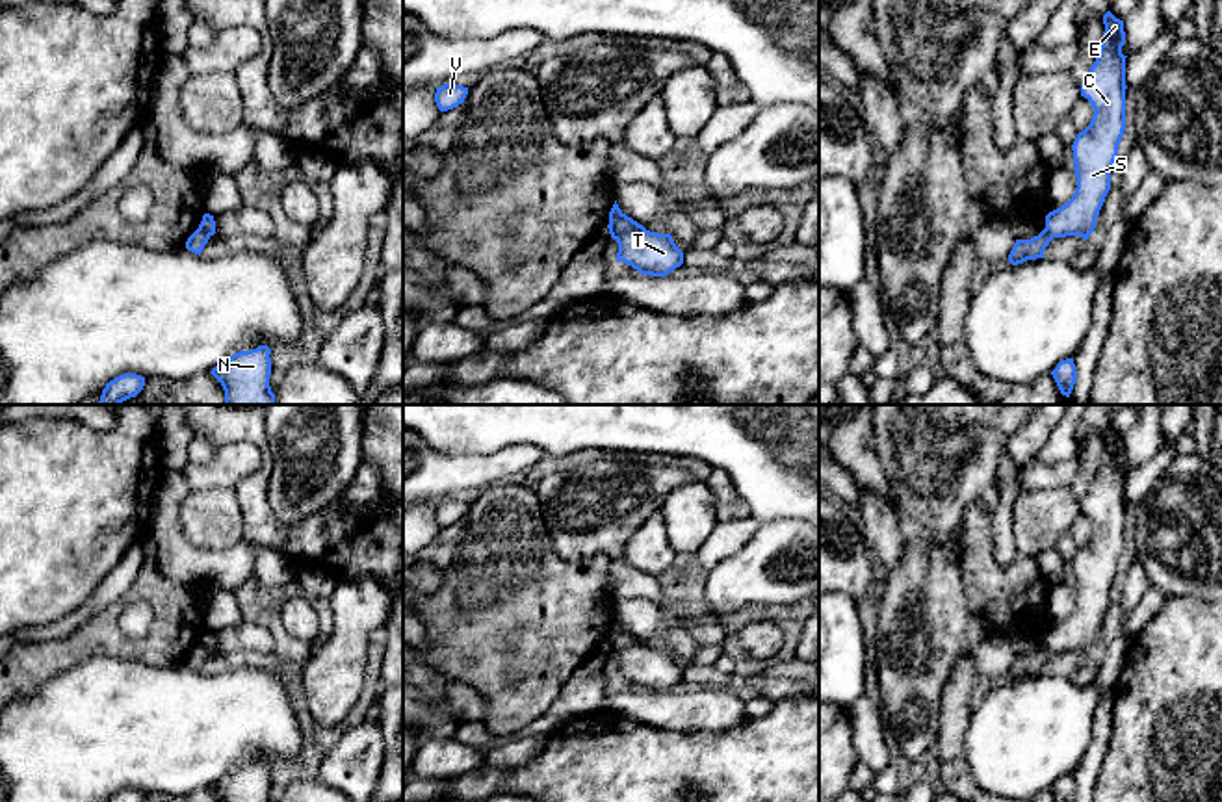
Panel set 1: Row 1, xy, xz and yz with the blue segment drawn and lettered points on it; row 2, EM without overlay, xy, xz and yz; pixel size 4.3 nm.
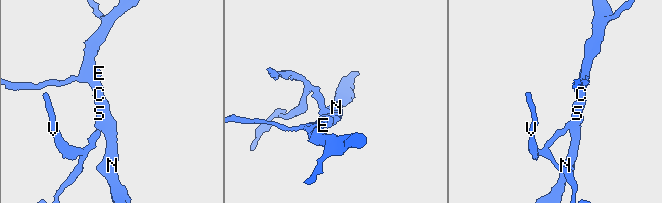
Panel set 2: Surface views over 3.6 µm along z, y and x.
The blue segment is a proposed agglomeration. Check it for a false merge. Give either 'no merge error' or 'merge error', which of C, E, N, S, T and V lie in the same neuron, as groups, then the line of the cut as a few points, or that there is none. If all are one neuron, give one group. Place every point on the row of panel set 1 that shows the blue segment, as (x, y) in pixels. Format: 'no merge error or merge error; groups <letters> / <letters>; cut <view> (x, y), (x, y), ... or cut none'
merge error; groups C E N S T / V; cut xy (197, 229), (208, 236)

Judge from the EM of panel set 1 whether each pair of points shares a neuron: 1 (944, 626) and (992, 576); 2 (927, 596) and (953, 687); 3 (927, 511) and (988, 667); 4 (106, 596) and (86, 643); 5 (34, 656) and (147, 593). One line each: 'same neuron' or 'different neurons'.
1: different neurons
2: different neurons
3: different neurons
4: different neurons
5: same neuron

